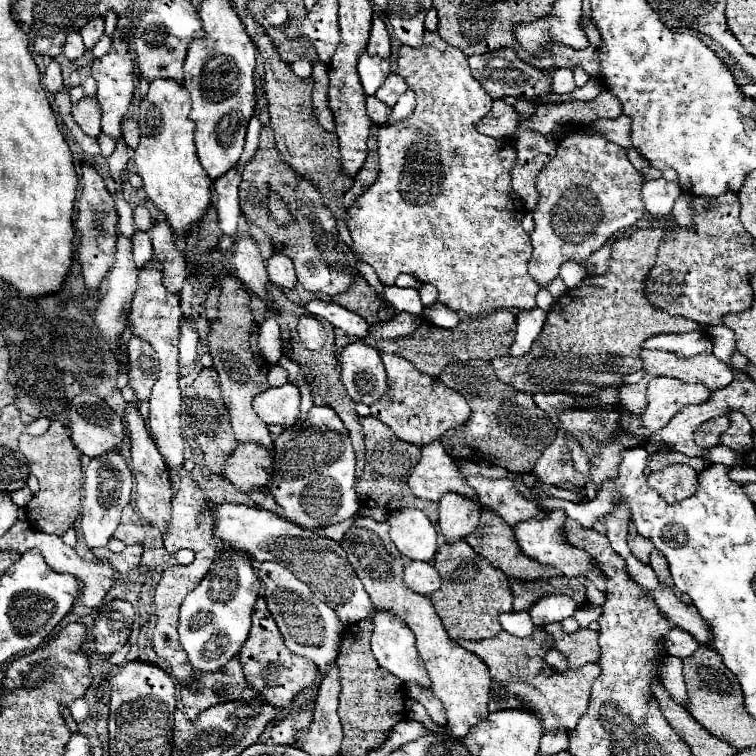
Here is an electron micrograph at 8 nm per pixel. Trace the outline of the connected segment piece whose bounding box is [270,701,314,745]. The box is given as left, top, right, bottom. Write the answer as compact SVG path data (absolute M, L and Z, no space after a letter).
M312 701L306 703L304 709L300 709L298 713L288 713L286 717L282 717L280 721L276 721L270 737L274 743L278 745L292 745L294 737L300 729L306 729L312 721Z

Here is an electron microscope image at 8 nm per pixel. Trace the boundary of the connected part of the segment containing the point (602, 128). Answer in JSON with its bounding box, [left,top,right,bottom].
[590,115,630,149]

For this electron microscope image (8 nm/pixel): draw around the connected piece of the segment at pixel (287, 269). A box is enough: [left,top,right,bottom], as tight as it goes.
[266,253,296,289]

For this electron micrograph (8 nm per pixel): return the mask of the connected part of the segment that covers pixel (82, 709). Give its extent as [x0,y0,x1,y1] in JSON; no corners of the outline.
[70,699,90,723]

